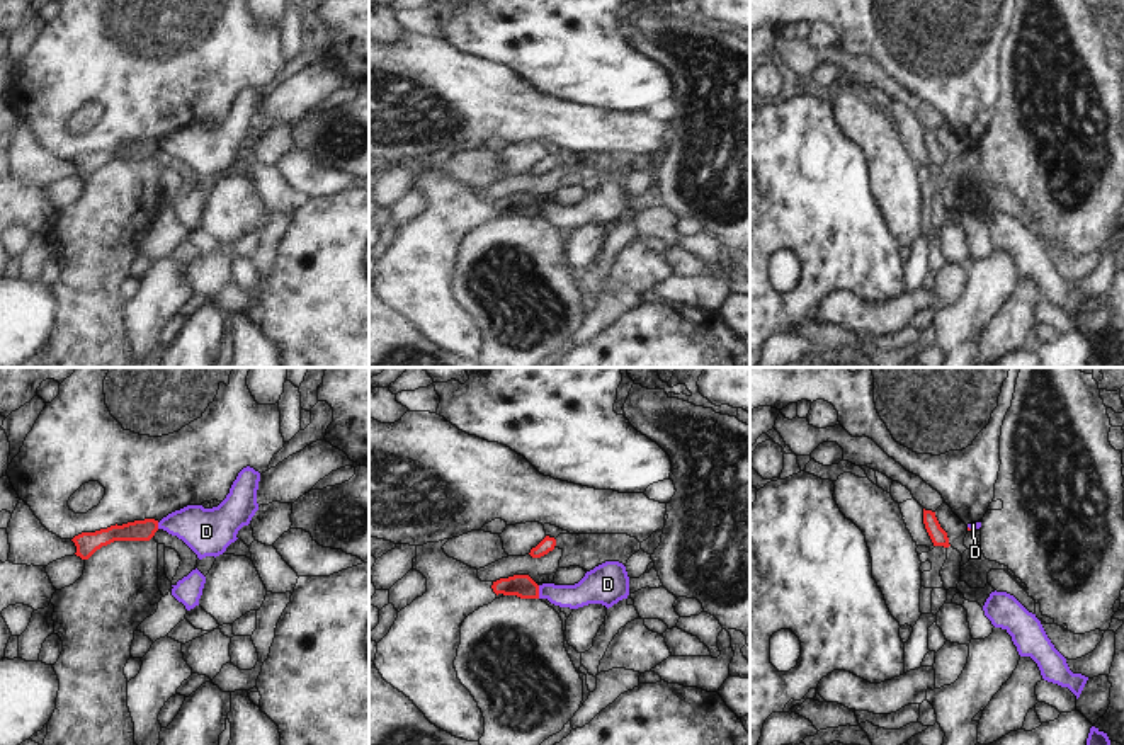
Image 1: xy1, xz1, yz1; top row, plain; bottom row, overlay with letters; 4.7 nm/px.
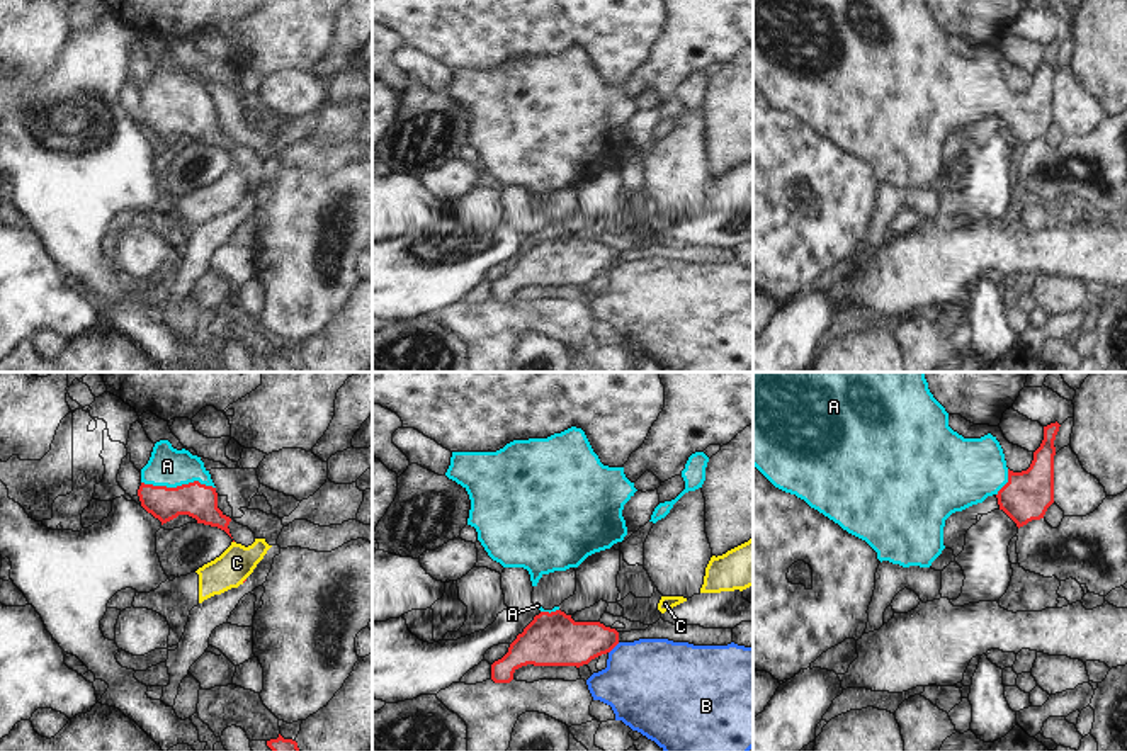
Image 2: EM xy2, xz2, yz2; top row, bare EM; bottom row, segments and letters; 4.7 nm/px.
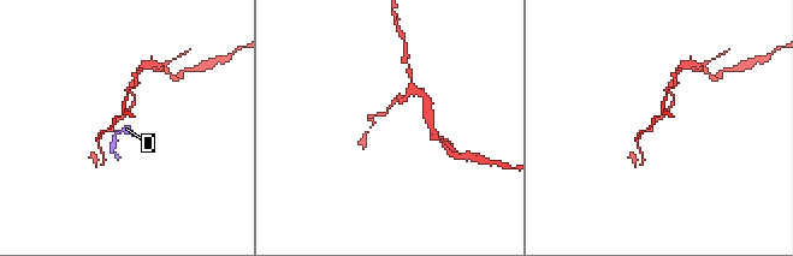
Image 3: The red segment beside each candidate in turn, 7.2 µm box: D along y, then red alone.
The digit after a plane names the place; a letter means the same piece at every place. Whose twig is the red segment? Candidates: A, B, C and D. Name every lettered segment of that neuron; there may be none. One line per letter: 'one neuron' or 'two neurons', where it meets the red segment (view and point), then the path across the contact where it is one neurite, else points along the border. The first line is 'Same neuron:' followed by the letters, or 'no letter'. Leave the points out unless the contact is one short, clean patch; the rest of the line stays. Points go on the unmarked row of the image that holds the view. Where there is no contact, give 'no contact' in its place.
Same neuron: A
A: one neuron; contact xy2 (179, 106)
B: two neurons; contact xz2 (614, 265)
C: two neurons; no contact
D: two neurons; contact xz1 (538, 211); border xz1 (538, 204), (539, 216)

